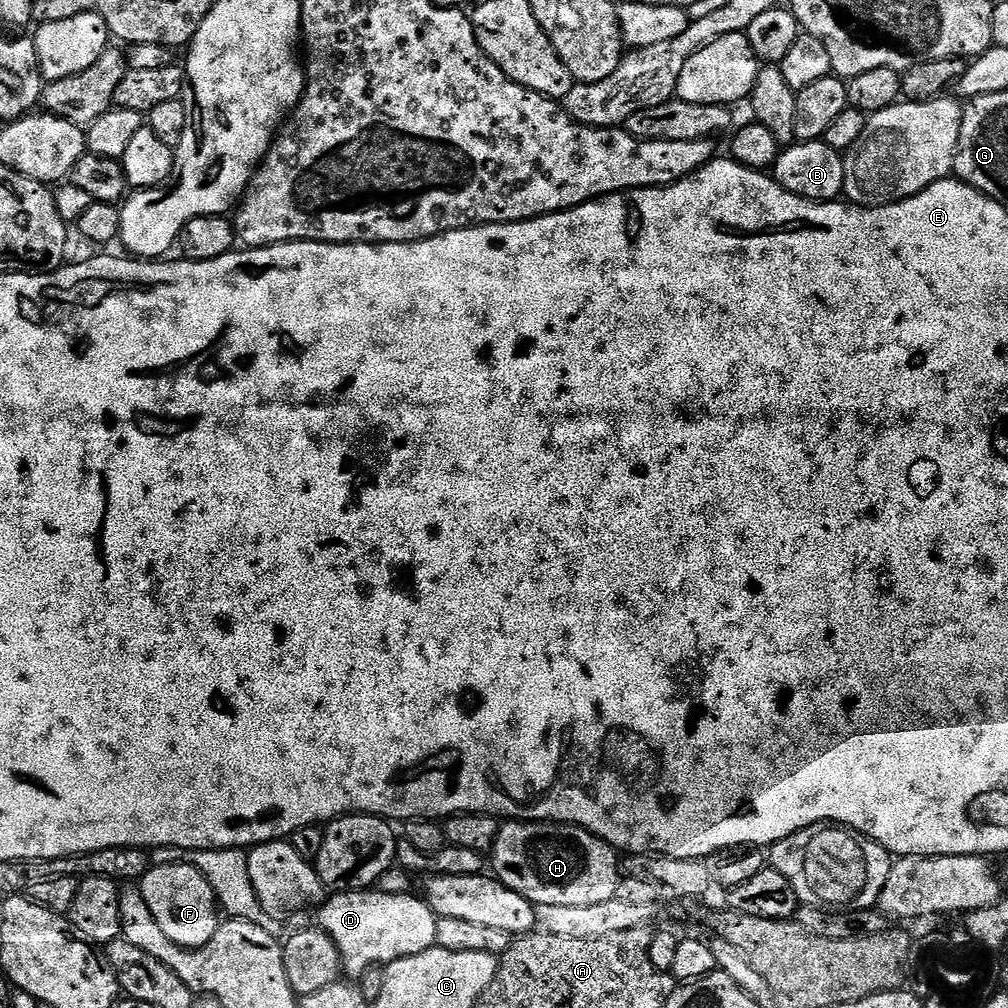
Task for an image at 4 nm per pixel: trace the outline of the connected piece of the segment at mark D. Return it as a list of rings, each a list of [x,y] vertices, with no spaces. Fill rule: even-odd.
[[[379,890],[337,892],[315,909],[315,923],[338,946],[340,967],[348,978],[363,976],[368,968],[387,966],[436,947],[437,915],[419,895],[386,894]]]

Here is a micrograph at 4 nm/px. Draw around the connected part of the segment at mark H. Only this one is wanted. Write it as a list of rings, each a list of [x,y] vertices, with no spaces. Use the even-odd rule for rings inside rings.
[[[542,820],[501,823],[490,853],[490,868],[496,879],[510,886],[510,890],[522,894],[522,898],[532,904],[542,906],[595,906],[598,902],[610,902],[610,898],[616,896],[616,887],[622,878],[618,852],[612,845],[577,824],[554,824]]]

